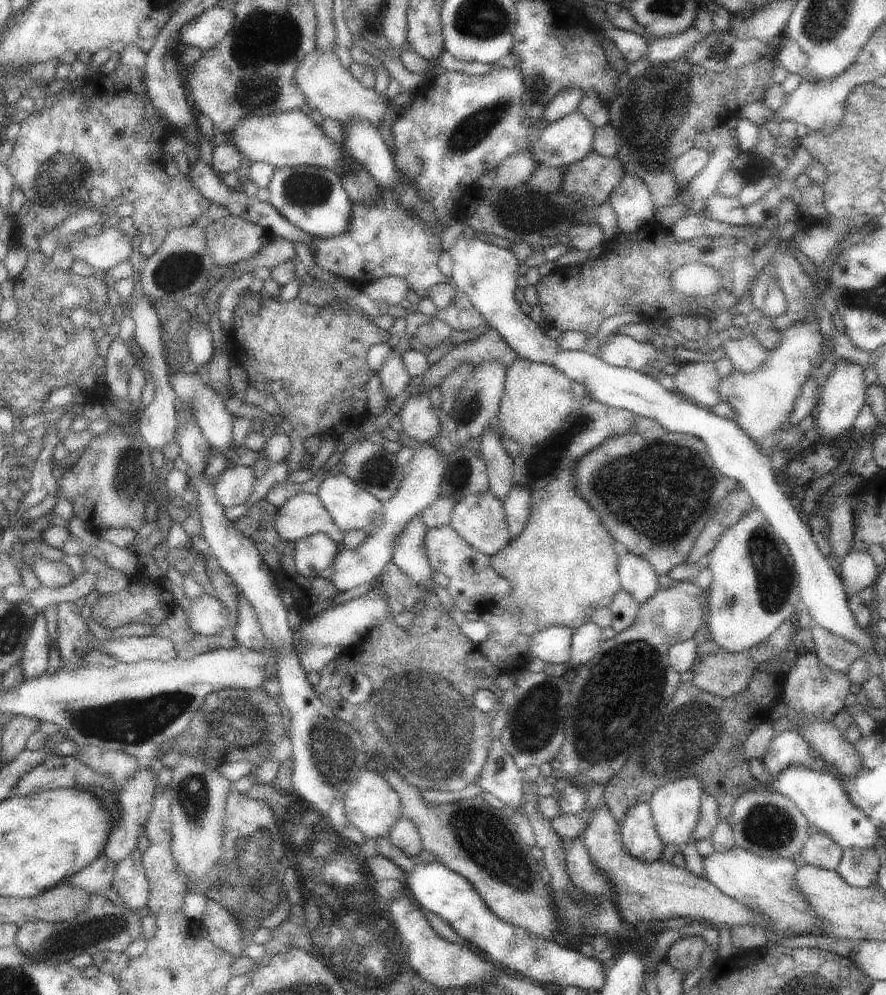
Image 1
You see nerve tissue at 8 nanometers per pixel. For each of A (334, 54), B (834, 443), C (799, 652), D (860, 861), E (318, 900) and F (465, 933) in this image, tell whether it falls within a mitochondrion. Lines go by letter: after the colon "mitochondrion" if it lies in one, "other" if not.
A: other
B: other
C: other
D: mitochondrion
E: mitochondrion
F: other

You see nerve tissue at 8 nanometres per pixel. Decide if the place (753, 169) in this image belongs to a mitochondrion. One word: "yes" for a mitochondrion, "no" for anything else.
no

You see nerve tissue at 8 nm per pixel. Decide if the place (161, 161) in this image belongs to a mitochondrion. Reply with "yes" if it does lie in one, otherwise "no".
no

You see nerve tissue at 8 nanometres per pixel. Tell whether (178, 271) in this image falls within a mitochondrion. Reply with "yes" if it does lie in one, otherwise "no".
yes

